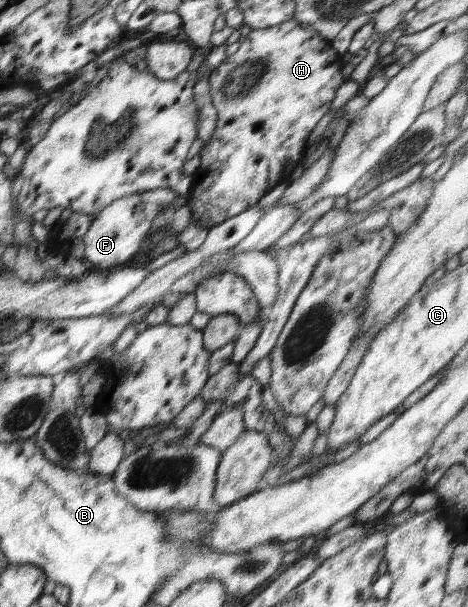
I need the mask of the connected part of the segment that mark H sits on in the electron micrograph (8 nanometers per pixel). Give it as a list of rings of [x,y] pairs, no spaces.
[[[294,18],[278,25],[267,27],[264,29],[252,30],[246,37],[242,37],[240,40],[240,47],[236,50],[236,53],[227,55],[226,59],[220,63],[217,69],[212,71],[209,76],[210,98],[212,99],[212,106],[216,110],[218,115],[218,123],[216,123],[216,129],[214,130],[214,137],[212,141],[208,143],[206,147],[202,147],[198,154],[199,166],[195,169],[192,176],[192,184],[190,190],[187,192],[187,205],[191,205],[192,220],[198,226],[204,228],[212,228],[218,223],[223,223],[224,220],[231,219],[236,215],[242,213],[242,211],[254,207],[259,199],[267,194],[273,187],[283,181],[287,181],[290,177],[290,173],[302,164],[305,156],[311,149],[309,135],[317,123],[330,111],[330,105],[335,99],[338,89],[345,83],[345,79],[342,77],[341,70],[344,65],[343,54],[336,53],[331,45],[330,39],[324,39],[313,27],[302,26],[295,21]]]

